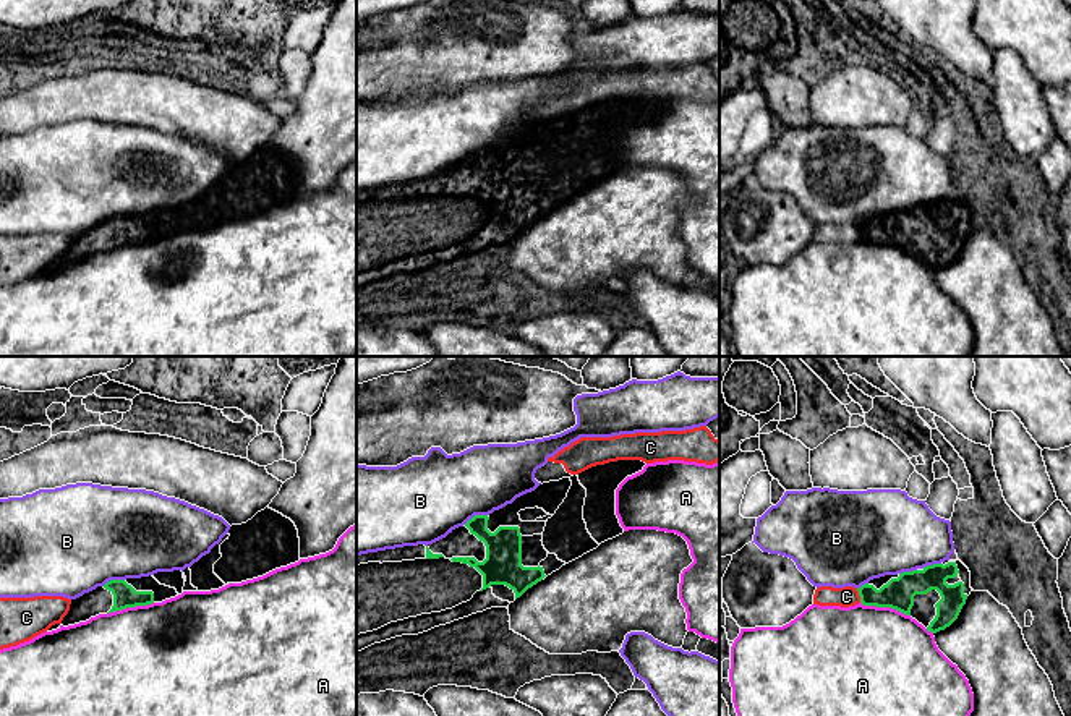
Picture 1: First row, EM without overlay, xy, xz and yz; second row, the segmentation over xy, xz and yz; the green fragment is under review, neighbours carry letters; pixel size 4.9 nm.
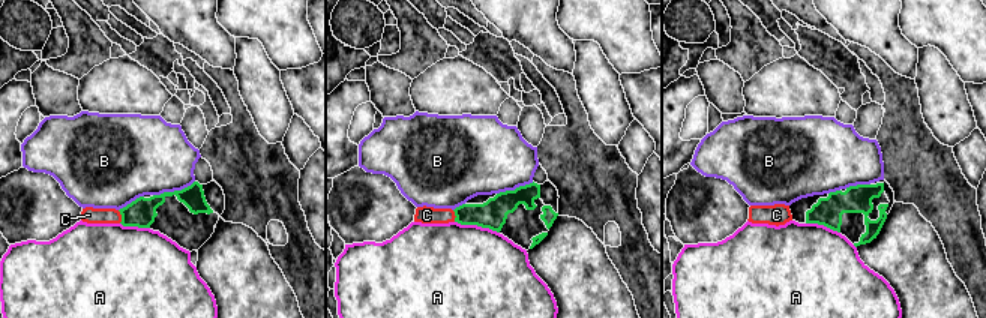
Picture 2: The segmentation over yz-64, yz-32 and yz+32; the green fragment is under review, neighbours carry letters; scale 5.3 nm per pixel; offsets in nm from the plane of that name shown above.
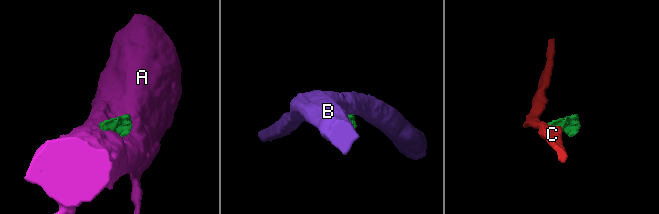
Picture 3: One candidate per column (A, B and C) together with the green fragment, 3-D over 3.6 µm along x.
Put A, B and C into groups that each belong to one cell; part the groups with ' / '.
A / B / C

